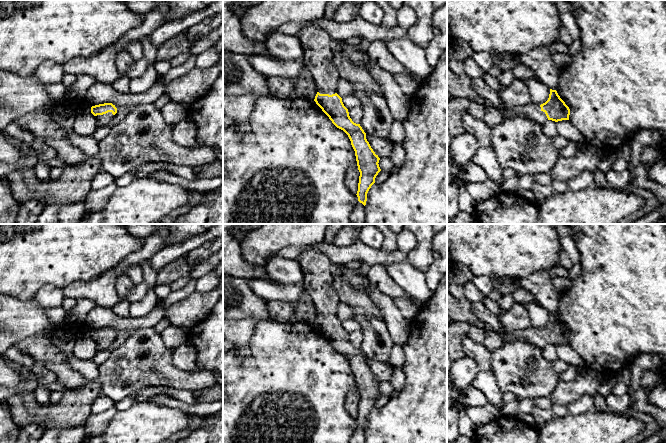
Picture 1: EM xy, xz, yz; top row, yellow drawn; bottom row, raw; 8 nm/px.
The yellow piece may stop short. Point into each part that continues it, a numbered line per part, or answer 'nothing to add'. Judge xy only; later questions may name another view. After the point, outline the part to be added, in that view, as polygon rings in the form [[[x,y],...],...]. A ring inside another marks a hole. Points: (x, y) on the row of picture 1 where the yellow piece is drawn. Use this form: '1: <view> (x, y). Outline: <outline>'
1: xy (104, 119). Outline: [[[108,112],[106,114],[97,115],[95,117],[96,117],[98,126],[104,126],[104,125],[106,125],[106,124],[111,122],[111,120],[114,117],[114,115],[112,114],[112,112]]]

